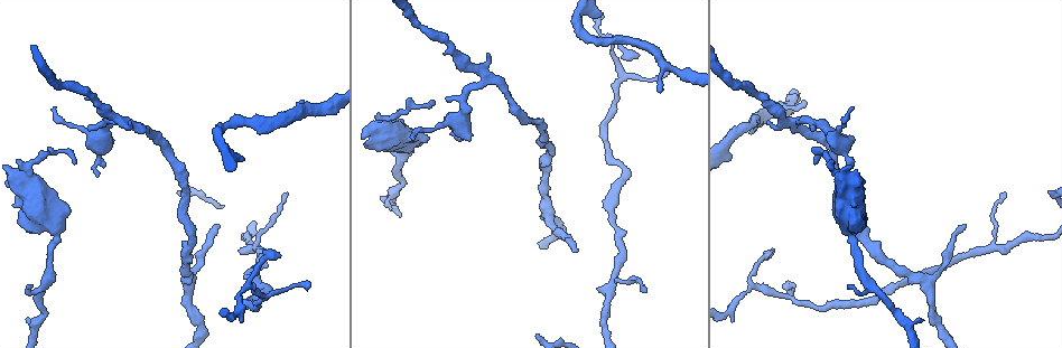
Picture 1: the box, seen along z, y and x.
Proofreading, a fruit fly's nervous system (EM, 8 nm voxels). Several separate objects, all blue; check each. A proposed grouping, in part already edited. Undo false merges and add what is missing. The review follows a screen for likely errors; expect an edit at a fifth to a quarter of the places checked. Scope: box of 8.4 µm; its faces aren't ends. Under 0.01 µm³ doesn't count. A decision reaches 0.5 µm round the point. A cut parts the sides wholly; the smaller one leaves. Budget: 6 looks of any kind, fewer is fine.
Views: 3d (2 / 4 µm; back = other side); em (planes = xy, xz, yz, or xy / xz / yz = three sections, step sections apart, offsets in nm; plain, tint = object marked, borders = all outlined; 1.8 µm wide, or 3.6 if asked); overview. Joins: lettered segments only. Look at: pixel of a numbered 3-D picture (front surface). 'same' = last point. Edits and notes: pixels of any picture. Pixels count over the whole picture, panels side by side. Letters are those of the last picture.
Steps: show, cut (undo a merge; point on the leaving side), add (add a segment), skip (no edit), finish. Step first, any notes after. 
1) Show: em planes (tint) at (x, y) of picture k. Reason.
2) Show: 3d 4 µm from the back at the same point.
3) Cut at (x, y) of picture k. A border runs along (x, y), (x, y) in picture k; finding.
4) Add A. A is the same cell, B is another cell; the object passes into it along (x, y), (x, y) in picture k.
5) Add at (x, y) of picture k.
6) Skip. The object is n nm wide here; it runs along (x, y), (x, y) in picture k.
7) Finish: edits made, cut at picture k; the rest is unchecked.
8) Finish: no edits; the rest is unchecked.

Show: 3d 2 µm at (660, 90) of picture 1. Branch stops here.

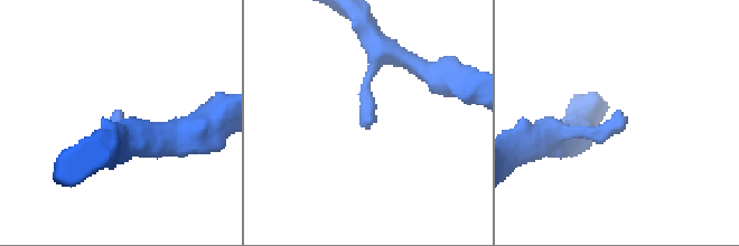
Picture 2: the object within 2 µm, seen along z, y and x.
Show: em xy step 16 (borders) at (112, 114) of picture 2.

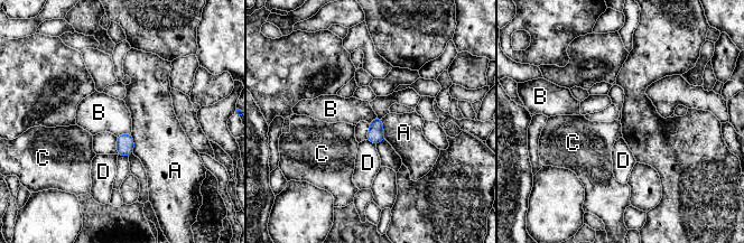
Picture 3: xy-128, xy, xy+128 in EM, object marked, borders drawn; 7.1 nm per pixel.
Show: em planes (borders) at the same point. Another direction.

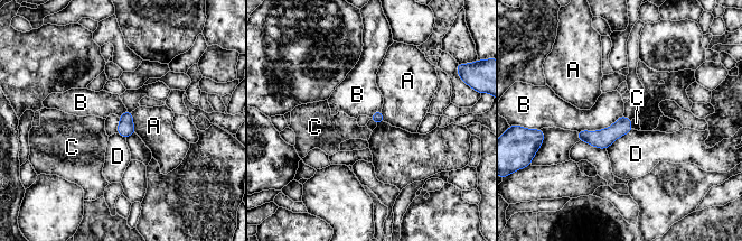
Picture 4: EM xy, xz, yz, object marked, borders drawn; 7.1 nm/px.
Skip. A, B, C and D are other cells; it runs along (629, 122), (608, 136), (580, 136) in picture 4; none of them fits.

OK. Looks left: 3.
Show: 3d 4 µm at (853, 236) of picture 1. Calibre changes.

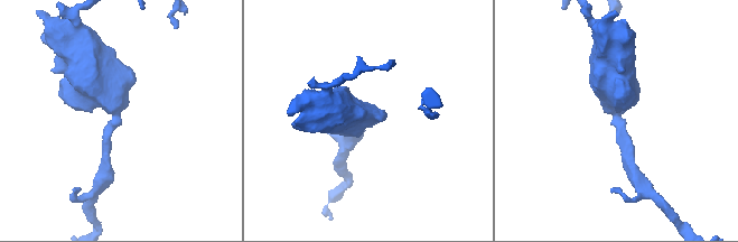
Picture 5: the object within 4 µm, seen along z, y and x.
Show: em 3.6 µm planes (plain) at (116, 116) of picture 5. The arms are 170, 650 nm wide; shape alone is not enough.

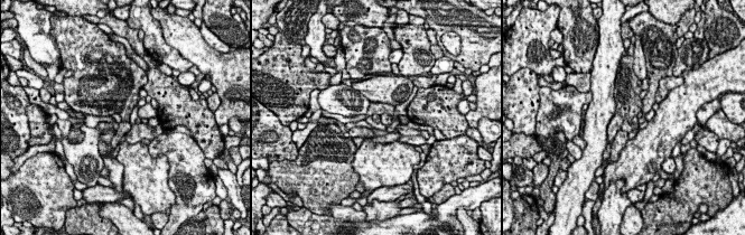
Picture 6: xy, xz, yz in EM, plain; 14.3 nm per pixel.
Show: em 3.6 µm planes (borders) at the same point. See the neighbours.

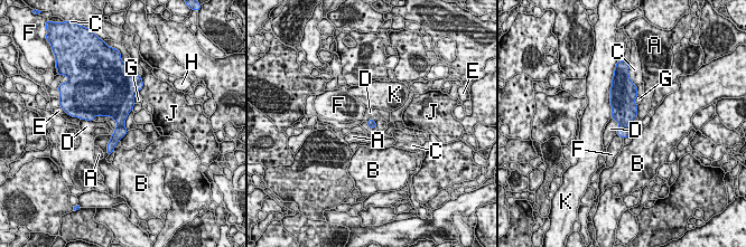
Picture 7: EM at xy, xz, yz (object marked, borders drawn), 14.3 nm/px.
Skip. The object is 120 nm wide here; A, B, C, D, E, F, G, H, J and K are other cells; a border runs along (612, 117), (617, 123), (617, 133) in picture 7; all the same neuron.

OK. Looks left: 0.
Finish: no edits; the rest is unchecked.

